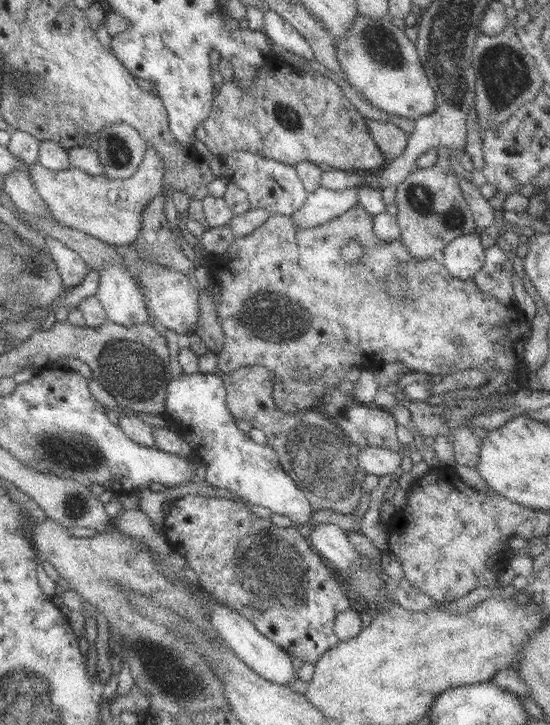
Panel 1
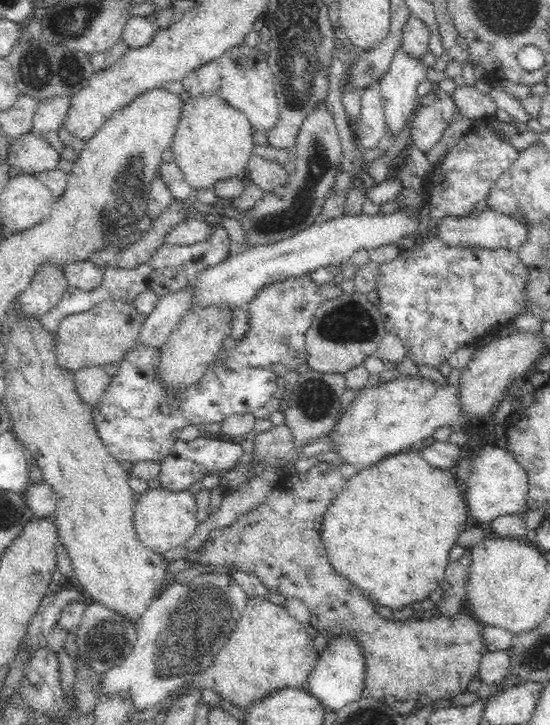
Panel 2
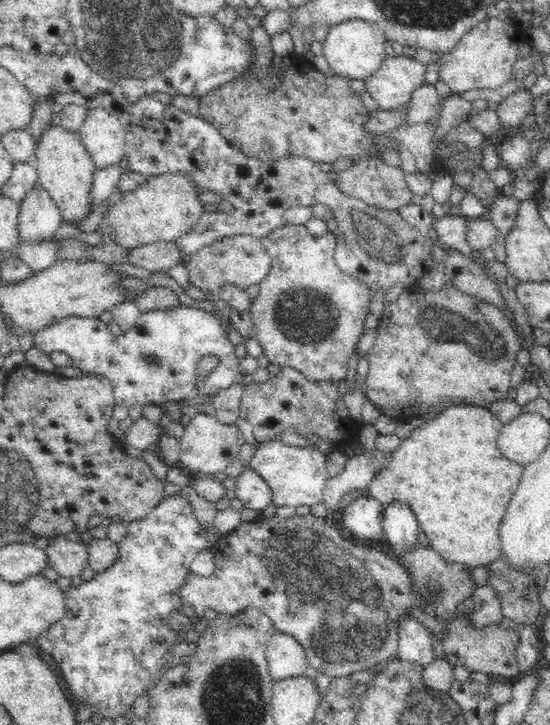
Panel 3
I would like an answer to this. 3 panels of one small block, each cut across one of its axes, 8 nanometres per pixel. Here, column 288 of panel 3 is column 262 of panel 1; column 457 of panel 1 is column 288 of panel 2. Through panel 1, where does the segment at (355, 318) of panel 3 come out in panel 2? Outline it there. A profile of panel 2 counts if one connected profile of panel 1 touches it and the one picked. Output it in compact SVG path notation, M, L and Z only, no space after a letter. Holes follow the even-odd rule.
M310 273L267 284L249 302L247 334L237 342L234 350L222 352L218 362L223 362L234 372L242 372L244 368L262 368L271 371L277 378L296 371L301 363L307 361L305 336L317 308L342 293L339 284L318 285Z

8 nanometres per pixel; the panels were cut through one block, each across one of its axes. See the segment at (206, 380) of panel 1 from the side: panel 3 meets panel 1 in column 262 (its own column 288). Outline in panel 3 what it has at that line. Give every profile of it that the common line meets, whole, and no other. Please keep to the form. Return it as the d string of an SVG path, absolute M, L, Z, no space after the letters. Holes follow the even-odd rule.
M268 440L255 447L250 466L266 481L272 491L272 506L314 506L322 501L322 493L330 476L327 474L326 454L318 449L291 446L282 441Z

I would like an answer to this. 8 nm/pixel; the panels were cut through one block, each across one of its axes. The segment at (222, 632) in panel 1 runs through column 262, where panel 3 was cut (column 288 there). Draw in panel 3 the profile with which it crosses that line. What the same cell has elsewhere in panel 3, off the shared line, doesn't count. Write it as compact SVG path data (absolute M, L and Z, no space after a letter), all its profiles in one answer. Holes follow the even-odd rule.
M276 631L267 646L268 672L273 680L302 676L308 664L303 646L283 632Z

